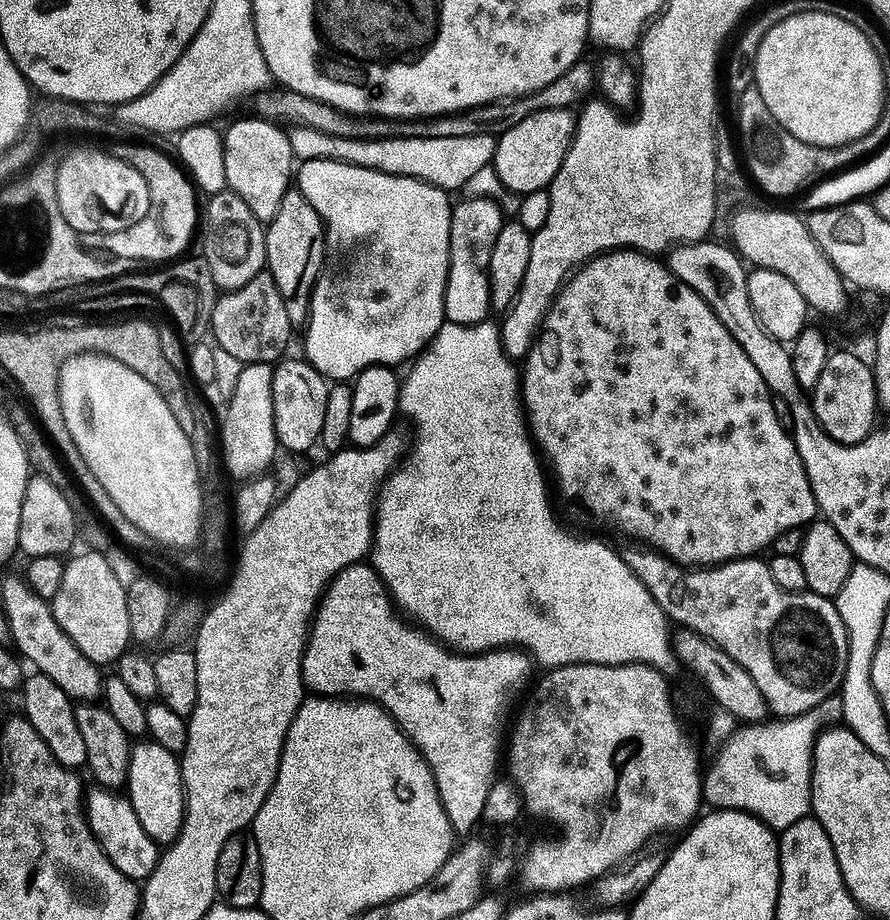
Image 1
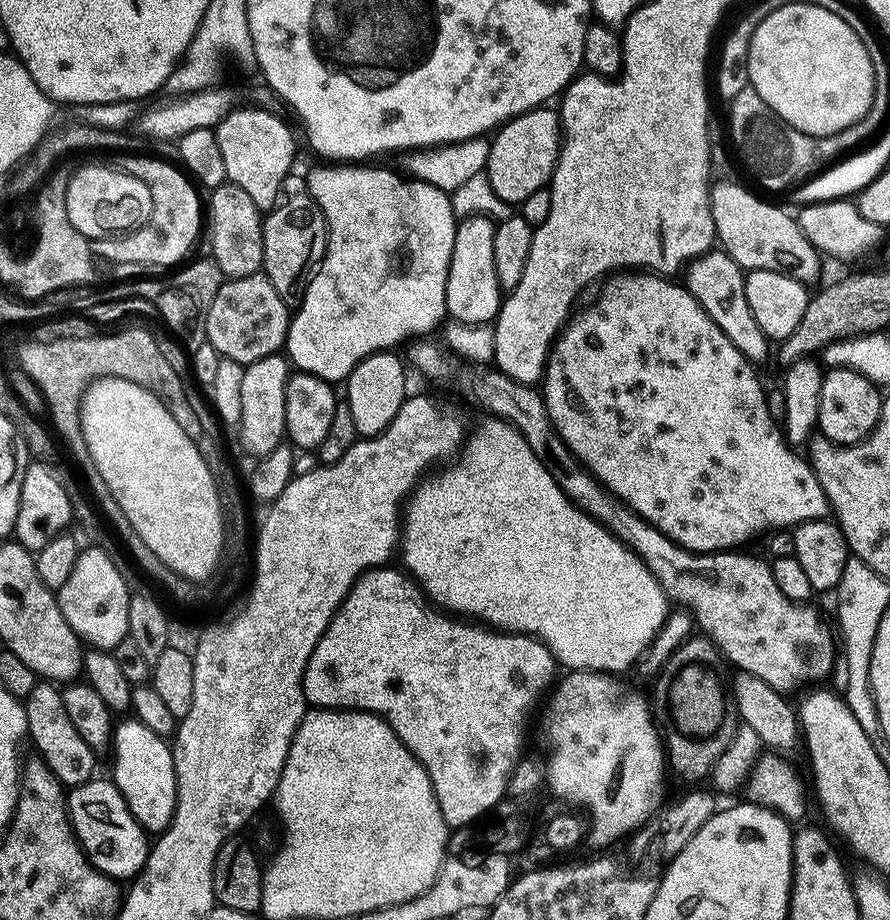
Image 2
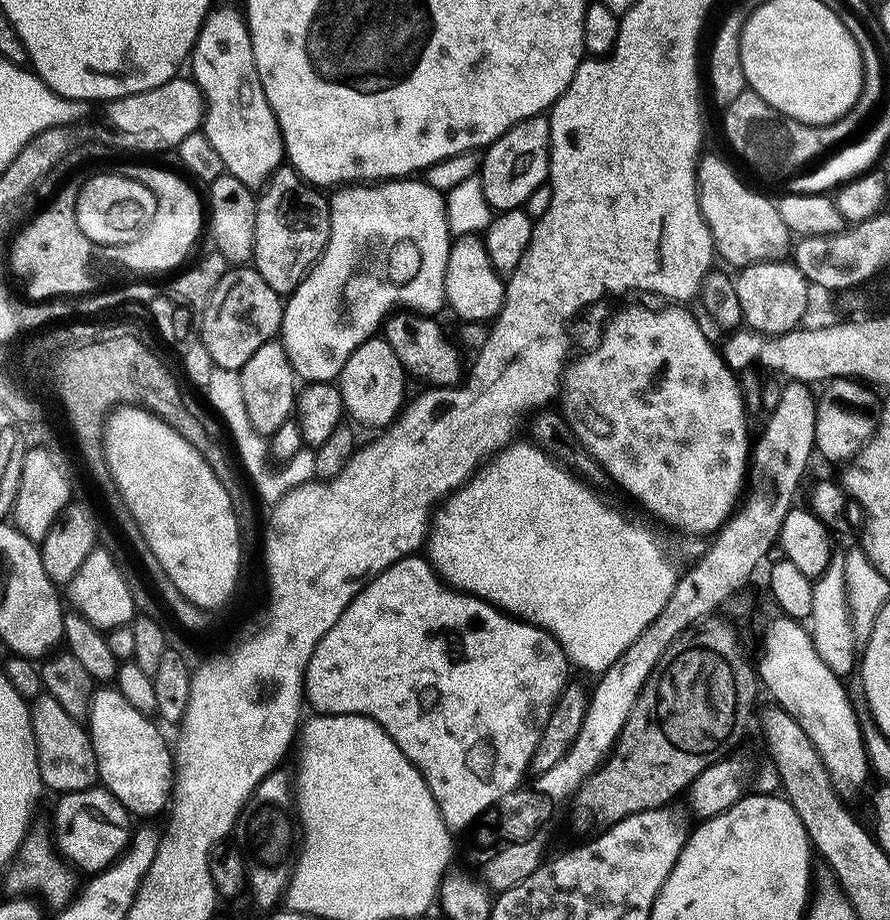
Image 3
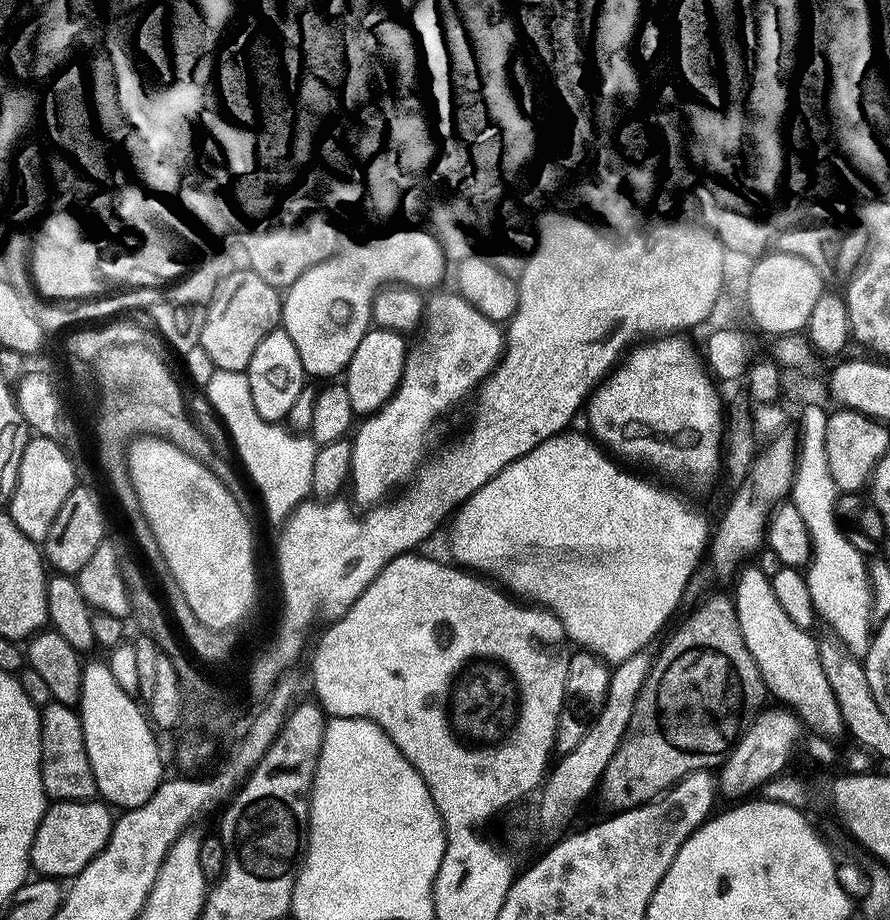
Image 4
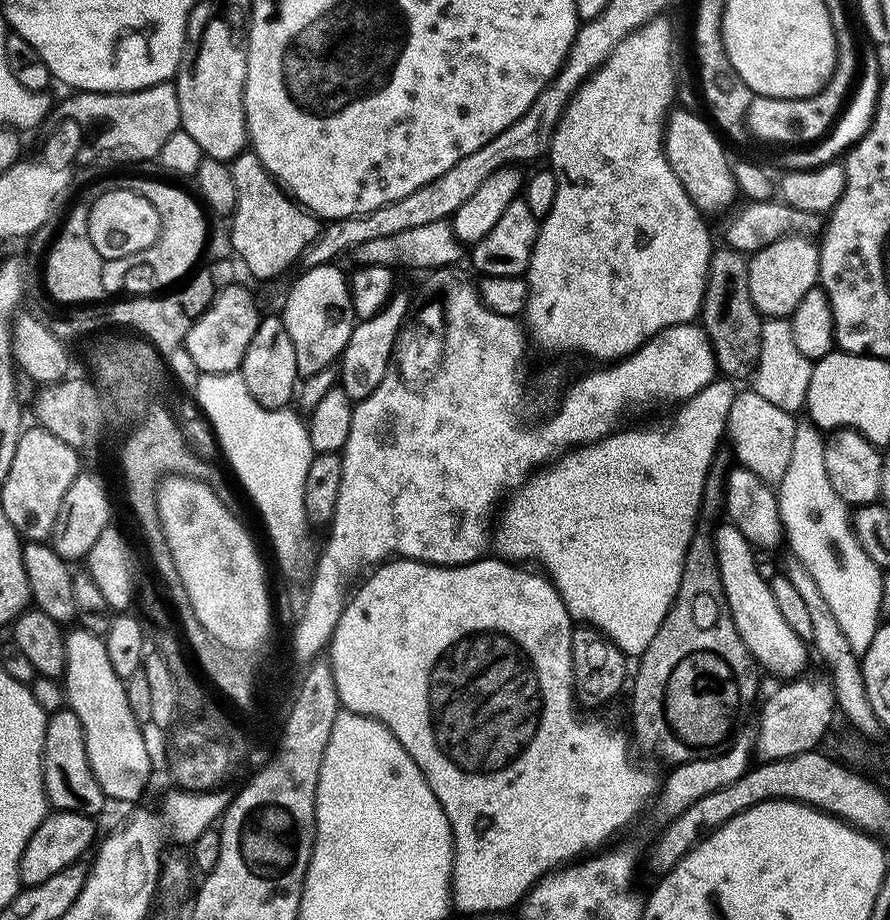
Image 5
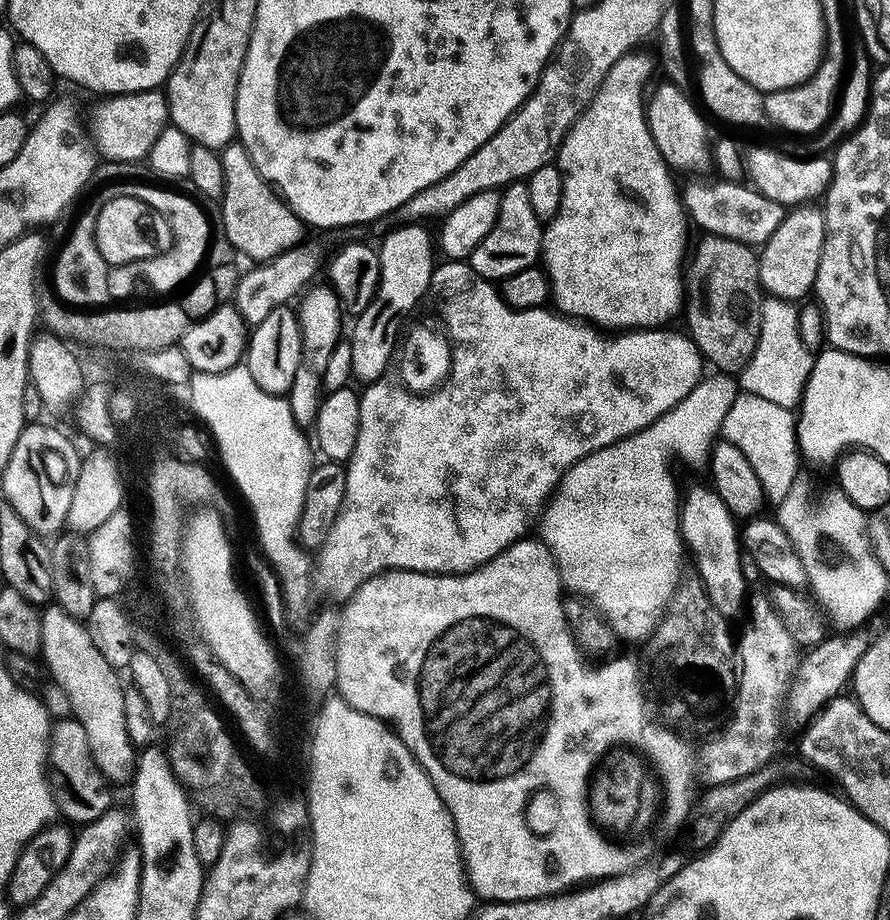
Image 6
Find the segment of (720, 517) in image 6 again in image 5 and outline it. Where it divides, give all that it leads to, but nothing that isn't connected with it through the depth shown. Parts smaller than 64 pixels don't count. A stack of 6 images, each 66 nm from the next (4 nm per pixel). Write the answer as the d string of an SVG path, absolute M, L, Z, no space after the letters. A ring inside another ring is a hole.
M728 522L717 527L716 558L720 563L724 597L730 606L734 626L738 626L738 634L742 634L742 642L746 642L750 654L761 669L768 669L776 676L786 676L784 678L803 677L806 672L804 667L808 664L808 652L810 656L809 645L798 638L798 634L790 630L790 622L782 618L782 610L778 610L778 601L774 598L769 577L764 577L756 565L756 555L758 552L752 541L746 539L735 524Z

